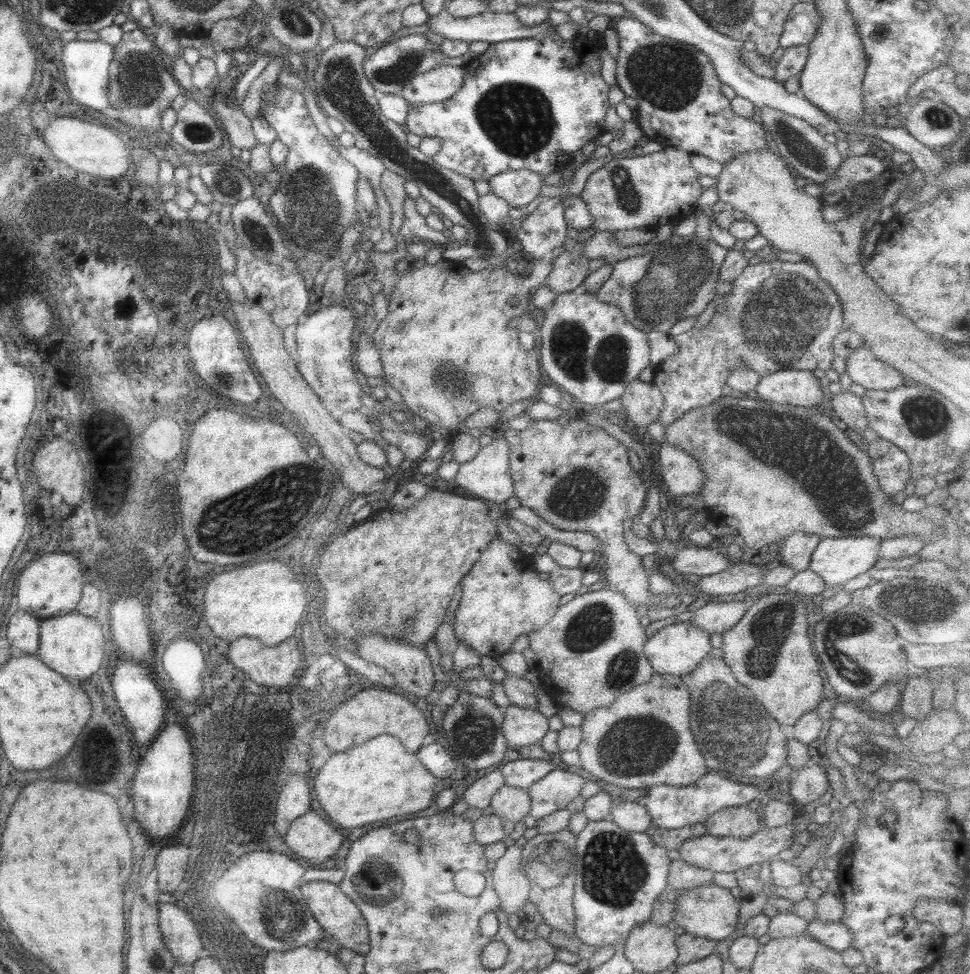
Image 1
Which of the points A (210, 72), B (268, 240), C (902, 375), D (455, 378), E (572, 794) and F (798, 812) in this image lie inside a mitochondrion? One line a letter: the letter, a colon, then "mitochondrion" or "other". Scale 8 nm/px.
A: other
B: mitochondrion
C: other
D: mitochondrion
E: other
F: other

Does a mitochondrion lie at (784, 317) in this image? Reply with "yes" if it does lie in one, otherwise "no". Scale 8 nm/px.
yes

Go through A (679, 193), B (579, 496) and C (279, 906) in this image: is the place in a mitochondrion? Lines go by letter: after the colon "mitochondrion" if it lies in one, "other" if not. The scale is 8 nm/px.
A: other
B: mitochondrion
C: mitochondrion

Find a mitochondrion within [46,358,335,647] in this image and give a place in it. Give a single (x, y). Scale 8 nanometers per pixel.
(233, 527)

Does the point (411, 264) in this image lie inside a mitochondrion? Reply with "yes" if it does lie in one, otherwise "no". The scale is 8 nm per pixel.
no

